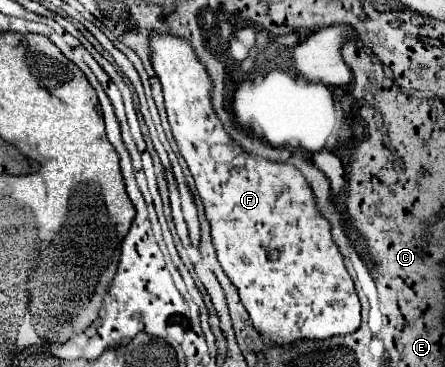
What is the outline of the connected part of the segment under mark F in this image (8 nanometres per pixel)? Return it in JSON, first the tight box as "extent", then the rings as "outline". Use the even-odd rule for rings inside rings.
{"extent":[150,36,360,346],"outline":[[[152,36],[150,46],[152,66],[164,90],[164,104],[172,136],[194,176],[198,194],[202,198],[204,212],[210,222],[216,258],[224,274],[238,288],[254,328],[264,340],[284,346],[300,338],[324,340],[330,336],[356,332],[360,326],[360,302],[354,292],[354,282],[344,268],[342,254],[330,236],[330,224],[318,212],[312,190],[304,176],[290,164],[270,162],[246,154],[228,134],[224,134],[222,122],[216,118],[210,102],[210,76],[186,40],[178,36]]]}

